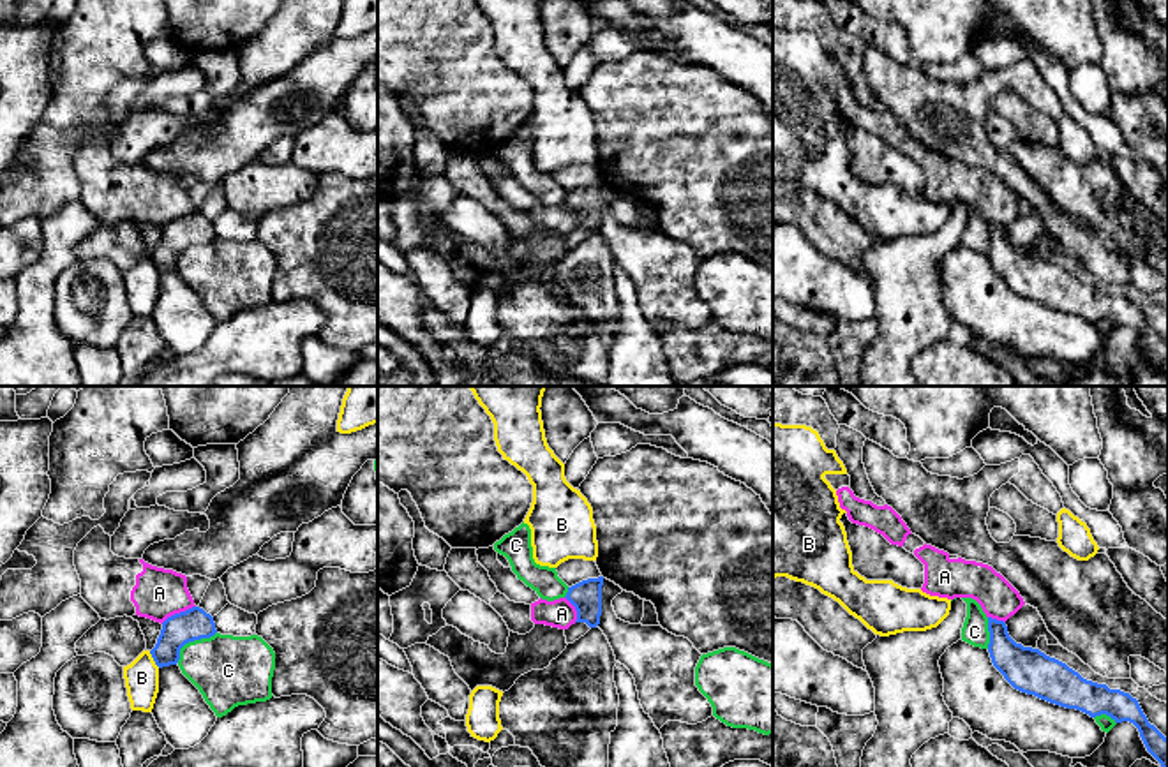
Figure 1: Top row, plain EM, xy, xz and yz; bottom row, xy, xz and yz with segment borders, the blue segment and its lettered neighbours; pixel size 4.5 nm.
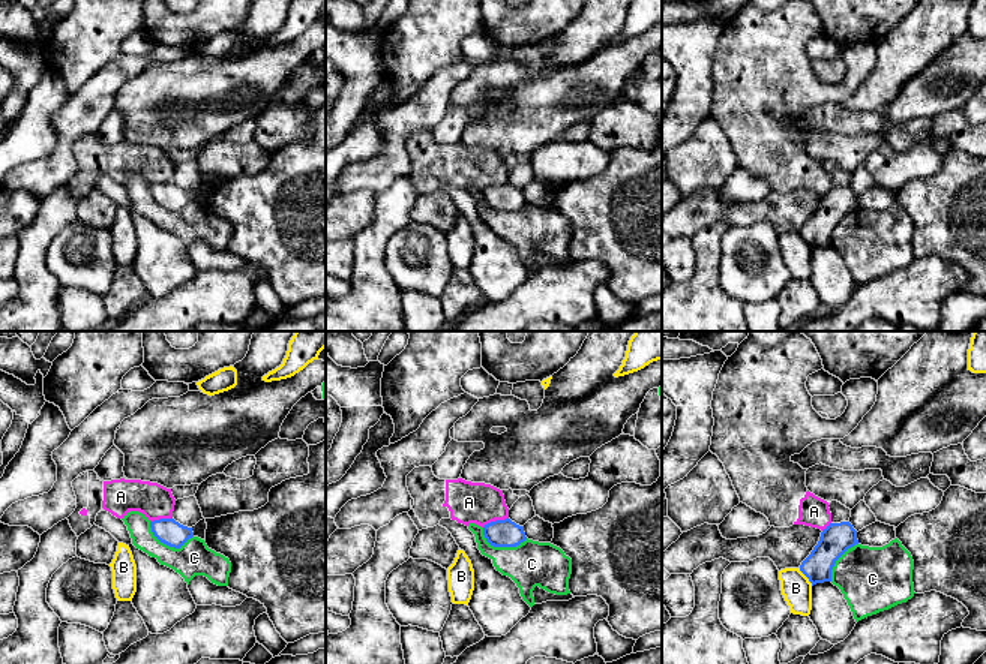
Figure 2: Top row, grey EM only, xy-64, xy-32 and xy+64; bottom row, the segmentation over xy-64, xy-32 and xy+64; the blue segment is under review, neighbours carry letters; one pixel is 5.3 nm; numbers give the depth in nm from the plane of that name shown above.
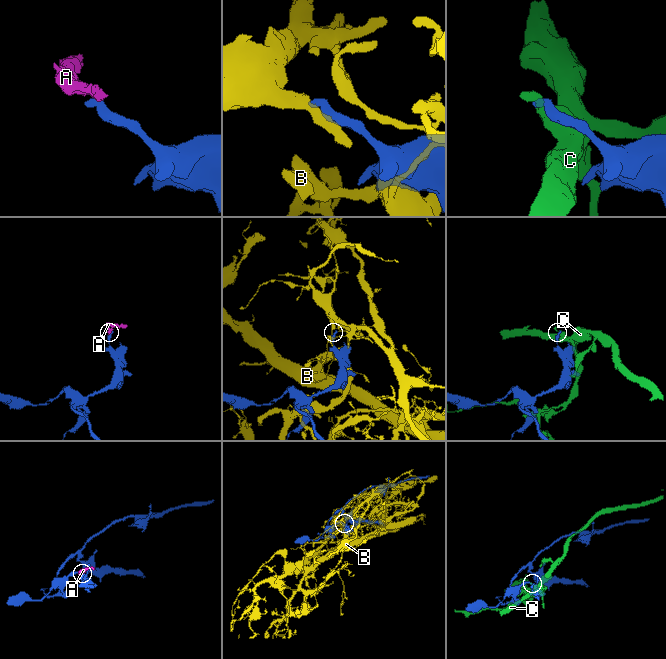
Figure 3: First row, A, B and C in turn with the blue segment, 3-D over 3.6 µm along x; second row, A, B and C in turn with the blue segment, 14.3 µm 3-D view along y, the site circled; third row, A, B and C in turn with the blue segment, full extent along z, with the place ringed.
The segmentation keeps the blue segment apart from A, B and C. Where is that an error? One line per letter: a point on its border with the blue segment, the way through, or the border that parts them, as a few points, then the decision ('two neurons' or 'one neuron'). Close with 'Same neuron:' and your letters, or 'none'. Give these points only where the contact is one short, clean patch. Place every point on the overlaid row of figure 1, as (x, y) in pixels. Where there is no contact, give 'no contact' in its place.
A: xy (177, 614) | along xy (194, 605), (168, 616), (161, 623) | two neurons
B: xy (154, 660) | two neurons
C: xy (191, 640) | two neurons
Same neuron: none

